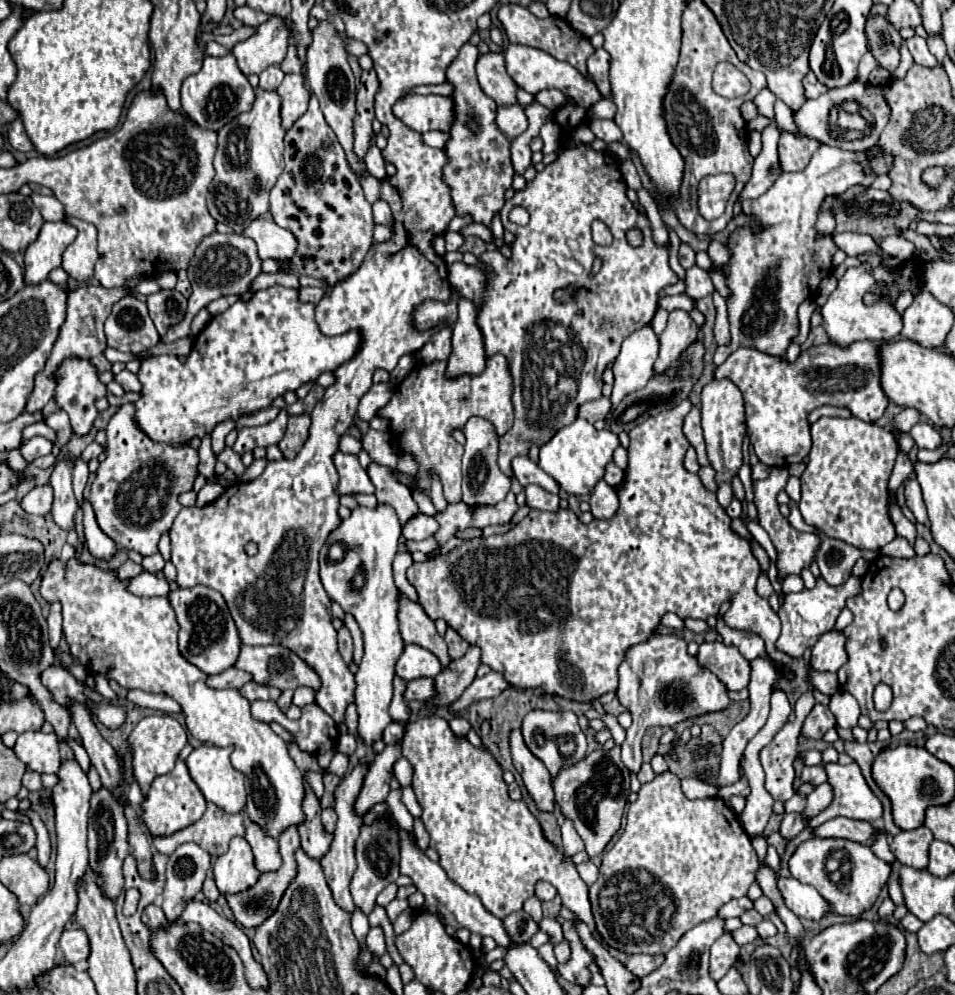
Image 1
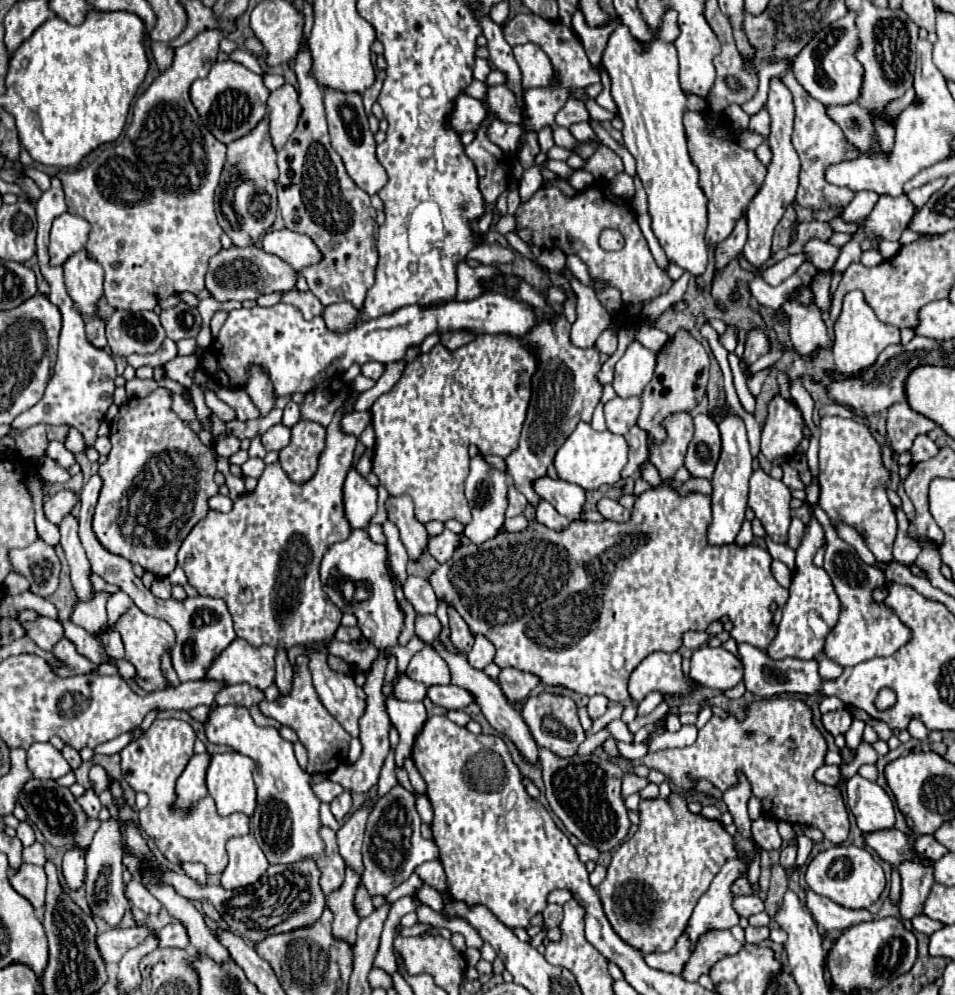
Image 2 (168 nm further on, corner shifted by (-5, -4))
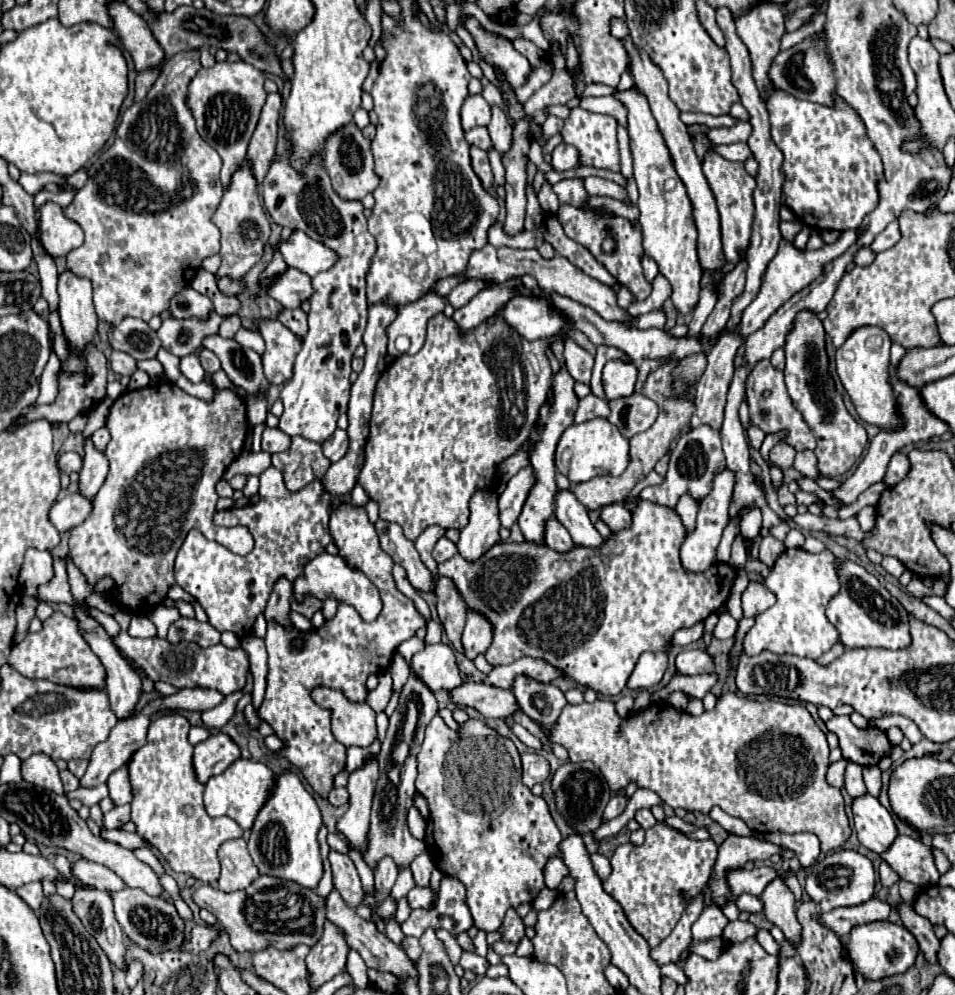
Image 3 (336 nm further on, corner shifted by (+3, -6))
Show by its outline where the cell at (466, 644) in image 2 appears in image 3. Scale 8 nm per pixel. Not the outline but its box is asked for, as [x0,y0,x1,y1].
[436,576,466,652]

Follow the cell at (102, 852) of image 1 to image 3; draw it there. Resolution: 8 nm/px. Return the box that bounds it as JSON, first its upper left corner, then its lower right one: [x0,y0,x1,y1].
[72,890,128,972]

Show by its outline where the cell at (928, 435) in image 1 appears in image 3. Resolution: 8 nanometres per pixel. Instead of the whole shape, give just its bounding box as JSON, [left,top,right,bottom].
[882,452,910,486]

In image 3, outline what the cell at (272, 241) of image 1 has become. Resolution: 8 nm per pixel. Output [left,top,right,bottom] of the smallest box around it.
[276,230,338,276]

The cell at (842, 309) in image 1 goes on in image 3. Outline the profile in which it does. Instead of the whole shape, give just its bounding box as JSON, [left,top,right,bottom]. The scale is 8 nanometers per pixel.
[836,328,904,430]

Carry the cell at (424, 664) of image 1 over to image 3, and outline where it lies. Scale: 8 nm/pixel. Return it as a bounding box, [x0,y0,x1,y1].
[410,642,462,692]

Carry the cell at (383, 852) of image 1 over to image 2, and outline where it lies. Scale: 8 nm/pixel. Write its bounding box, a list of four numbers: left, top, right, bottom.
[362,784,438,896]

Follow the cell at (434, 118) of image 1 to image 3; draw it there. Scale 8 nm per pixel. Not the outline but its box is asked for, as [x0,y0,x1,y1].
[462,94,490,132]

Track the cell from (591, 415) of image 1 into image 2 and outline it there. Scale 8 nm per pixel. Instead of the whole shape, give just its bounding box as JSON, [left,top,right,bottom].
[604,396,640,434]

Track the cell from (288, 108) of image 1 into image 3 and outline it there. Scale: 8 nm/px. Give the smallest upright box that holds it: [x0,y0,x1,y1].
[246,94,282,184]

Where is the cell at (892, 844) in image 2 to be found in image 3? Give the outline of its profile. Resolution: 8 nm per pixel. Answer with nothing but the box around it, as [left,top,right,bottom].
[882,836,938,888]

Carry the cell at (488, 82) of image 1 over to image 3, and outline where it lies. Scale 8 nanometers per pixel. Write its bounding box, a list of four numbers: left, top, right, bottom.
[488,106,512,154]

